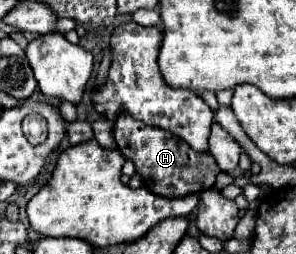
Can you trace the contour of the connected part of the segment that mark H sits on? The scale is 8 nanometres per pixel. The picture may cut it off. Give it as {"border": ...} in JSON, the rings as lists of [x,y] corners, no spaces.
{"border":[[[127,112],[119,114],[119,118],[115,120],[115,140],[119,152],[125,158],[133,160],[135,170],[143,176],[143,184],[159,196],[177,198],[193,192],[203,192],[215,186],[215,178],[221,172],[209,152],[195,152],[187,144],[183,144],[183,140],[171,136],[171,132],[151,128],[149,124],[139,124],[139,120],[133,120]]]}

